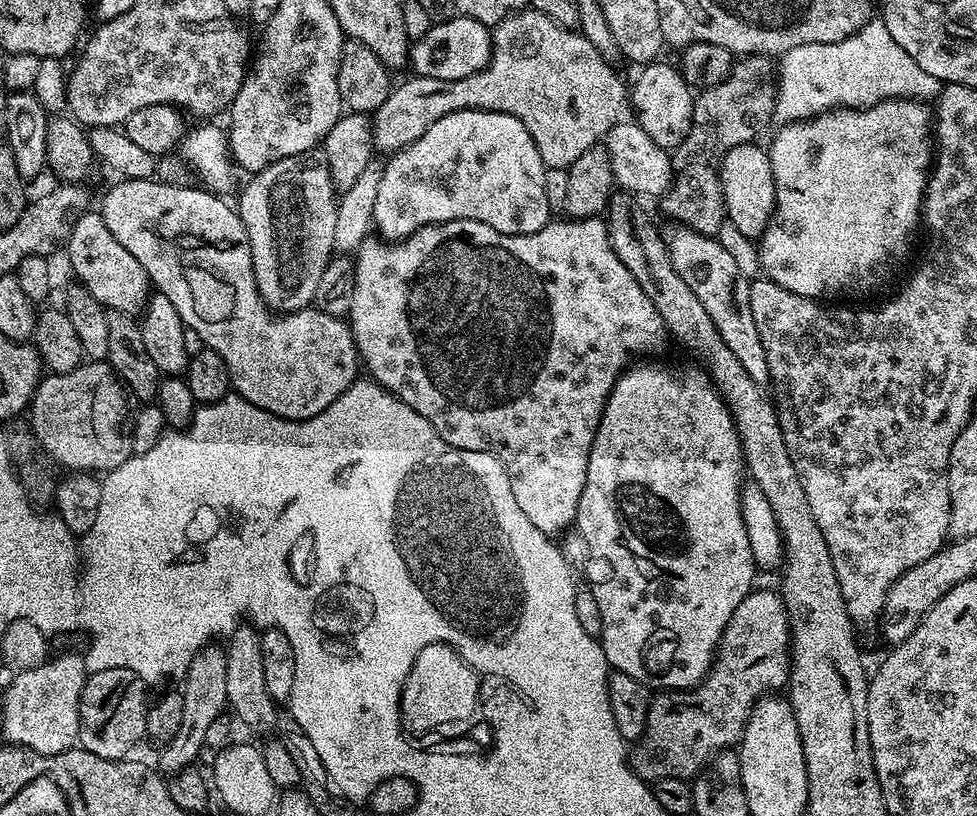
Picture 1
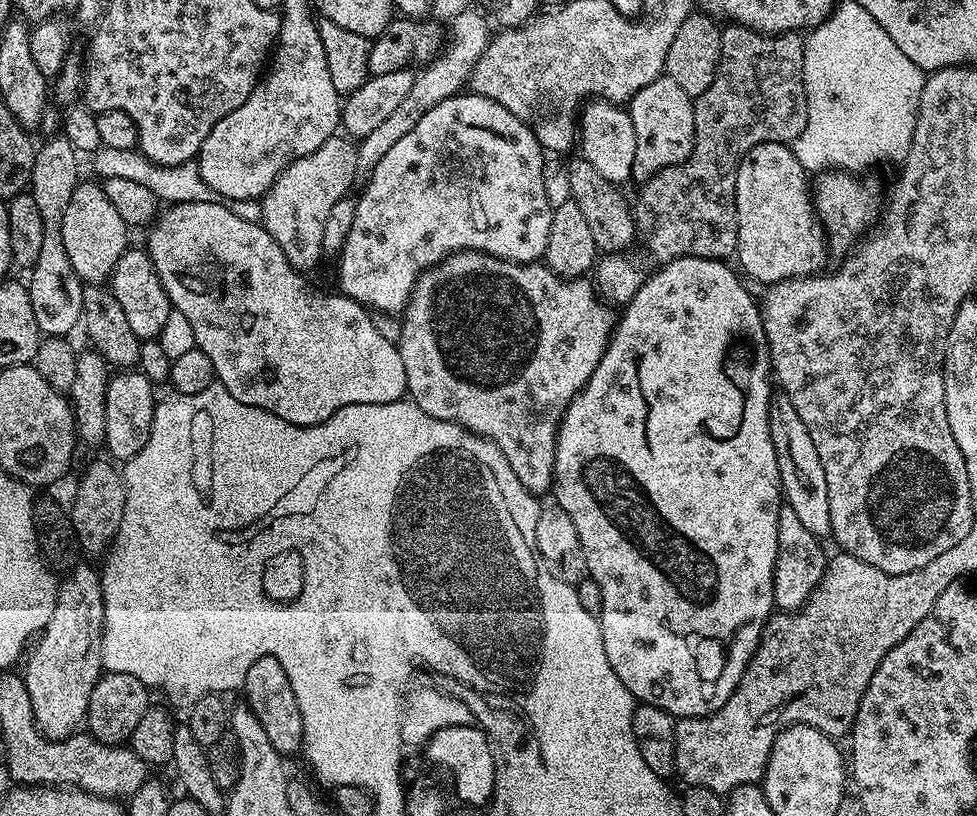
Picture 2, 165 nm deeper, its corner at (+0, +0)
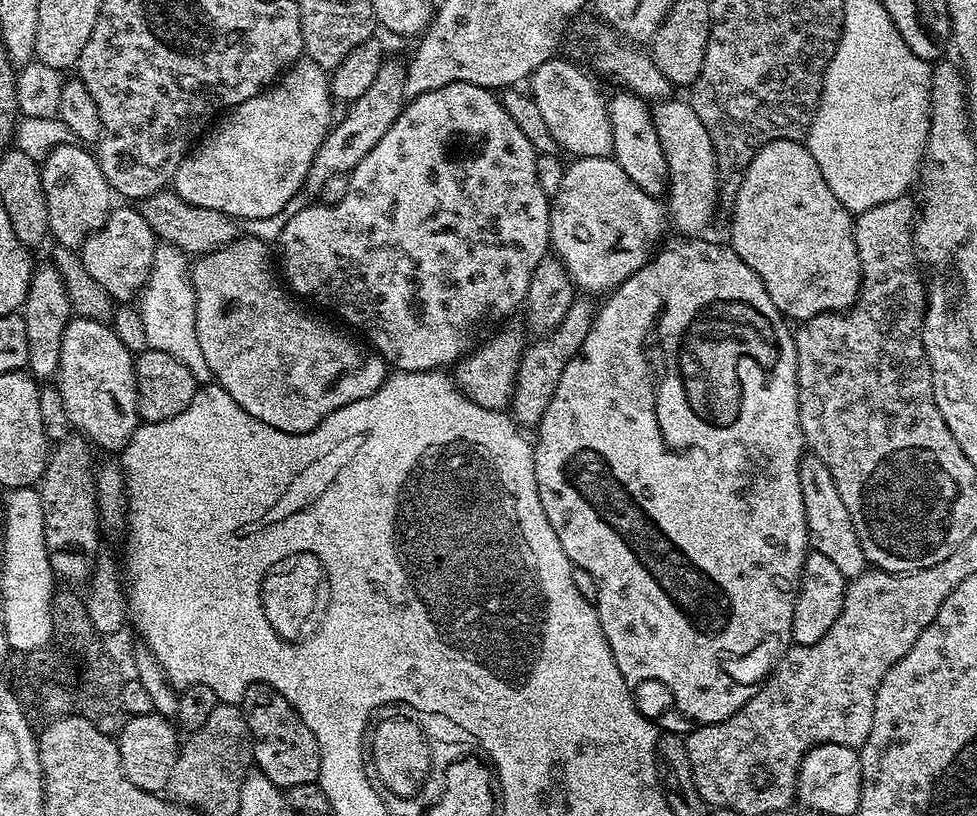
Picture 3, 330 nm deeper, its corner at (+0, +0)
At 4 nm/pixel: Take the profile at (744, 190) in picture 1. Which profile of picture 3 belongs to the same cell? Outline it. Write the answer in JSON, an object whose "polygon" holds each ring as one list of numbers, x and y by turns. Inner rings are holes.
{"polygon":[[775,140,759,148,750,166,745,170,742,186,736,191,731,204,732,240,730,240,730,247,738,254,738,258,742,258,742,262,746,262,746,266,750,266,750,270,754,270,754,274,758,274,762,286,766,286,766,294,770,294,770,302,778,306,778,310,785,318,792,322,803,322,823,312,845,311,856,303,856,295,860,292,860,259,852,233,853,213,848,212,846,206,838,202,838,198,834,198,830,186,826,186,826,178,822,178,822,170,818,170,818,162,814,162,814,154,810,154,810,150,801,141]]}

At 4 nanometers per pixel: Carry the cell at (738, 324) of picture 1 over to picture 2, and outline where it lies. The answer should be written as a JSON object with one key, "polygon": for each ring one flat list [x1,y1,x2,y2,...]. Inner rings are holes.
{"polygon":[[782,391,772,397,772,405,768,408,770,422,770,438,774,442,774,454,778,458,778,474,780,475,780,491,786,506,794,510,802,526,810,530,817,538,828,538,832,534,830,524,830,498,826,494,826,470,822,470,822,458,818,458,818,449,814,446,814,438,806,431,806,425,794,410,794,402]]}

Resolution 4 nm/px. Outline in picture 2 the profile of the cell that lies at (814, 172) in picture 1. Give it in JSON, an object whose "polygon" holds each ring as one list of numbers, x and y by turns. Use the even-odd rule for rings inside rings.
{"polygon":[[829,170,815,177,810,196,814,201,814,212,823,225,827,247,833,253,847,253,875,225,882,211,881,197,876,197,879,192,878,185,867,184,864,178,848,172]]}

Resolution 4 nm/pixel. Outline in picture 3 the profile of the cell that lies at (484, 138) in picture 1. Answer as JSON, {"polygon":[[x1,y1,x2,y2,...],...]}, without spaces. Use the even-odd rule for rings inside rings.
{"polygon":[[451,84,411,97,390,130,378,138,378,146,374,146,374,150,370,150,370,154,366,154,366,158,362,158,362,162,358,162,358,166,352,169,348,176,349,189,342,201,336,205,315,202,309,208,298,209,285,222,280,232,278,260,284,263,282,276,288,279,287,287,297,297,305,296,337,312,346,323,361,328,365,336,363,339,379,352,385,364,397,372,435,372,447,369,447,364,455,365,469,351,473,343,472,327,479,320,487,316,508,316,519,304,521,307,527,301,530,278,534,278,534,266,538,266,538,262,549,255,550,197,544,193,542,186,538,186,537,155,526,134,518,130,514,118,506,114,499,99,487,88,473,84]]}

